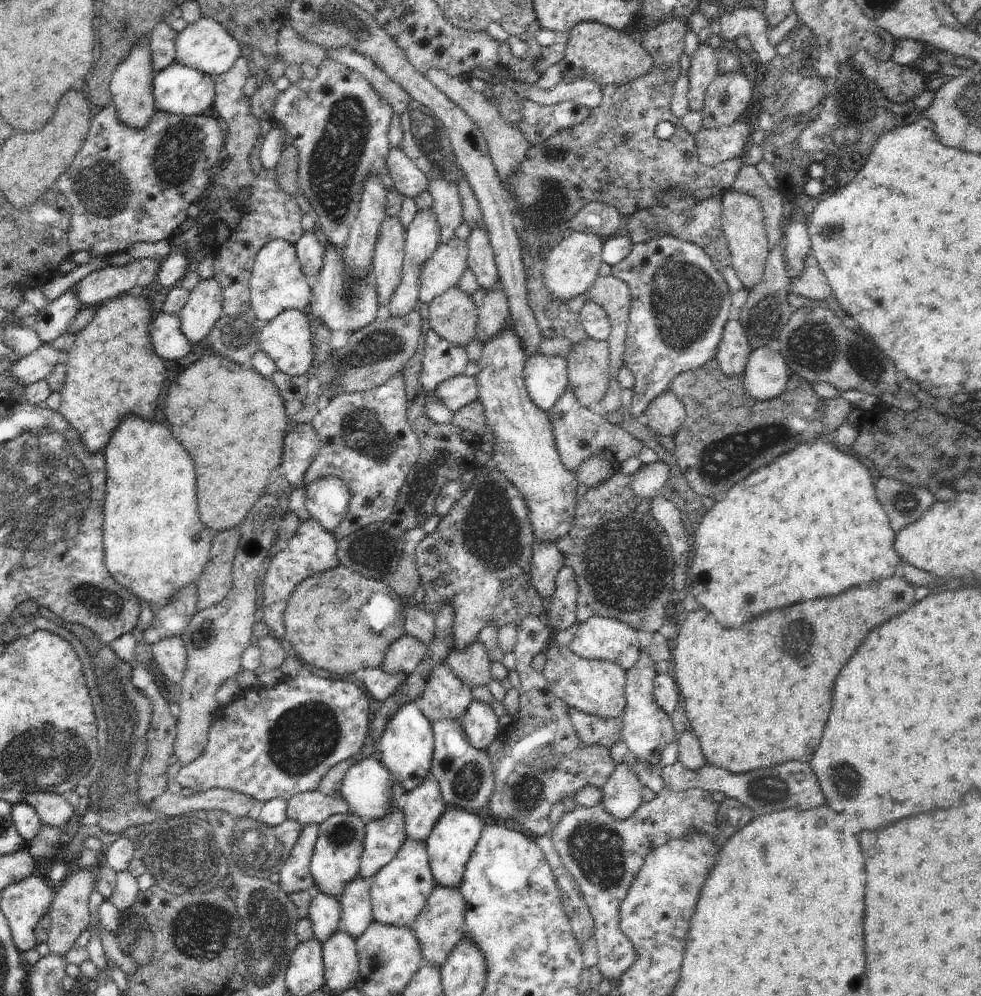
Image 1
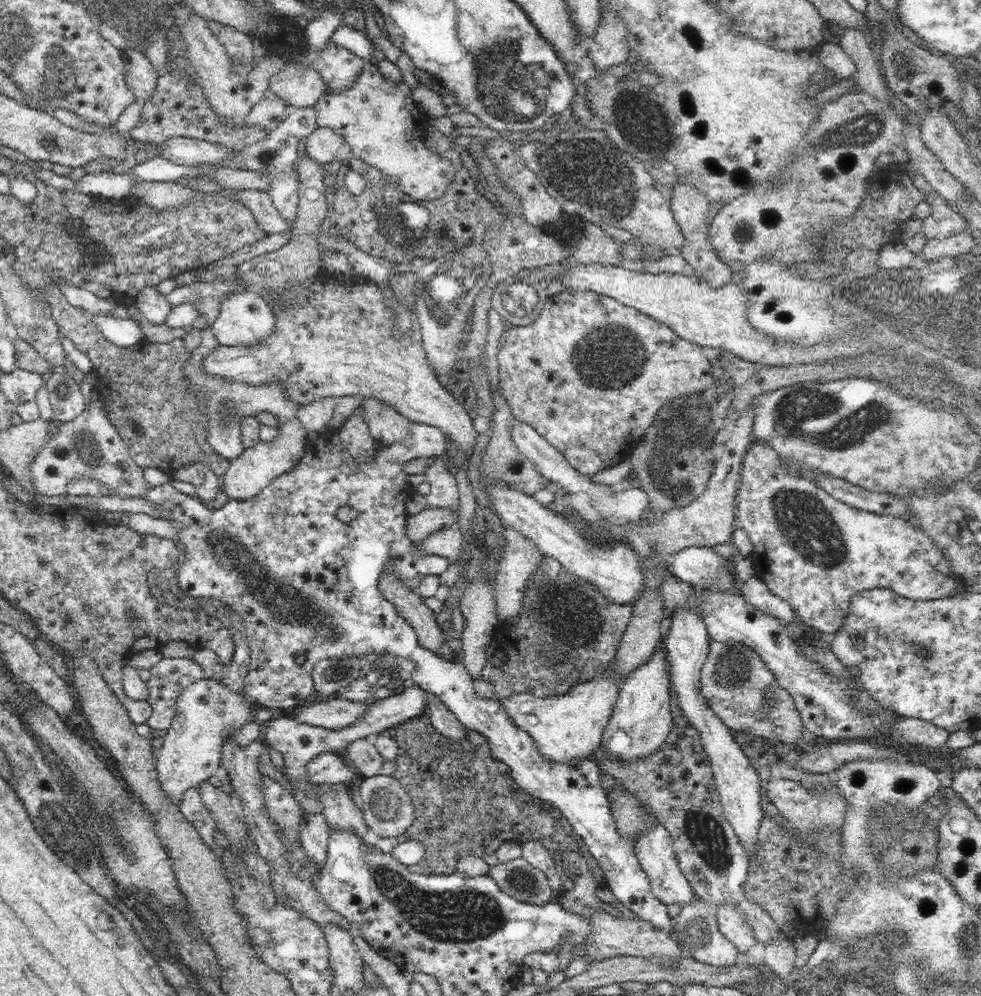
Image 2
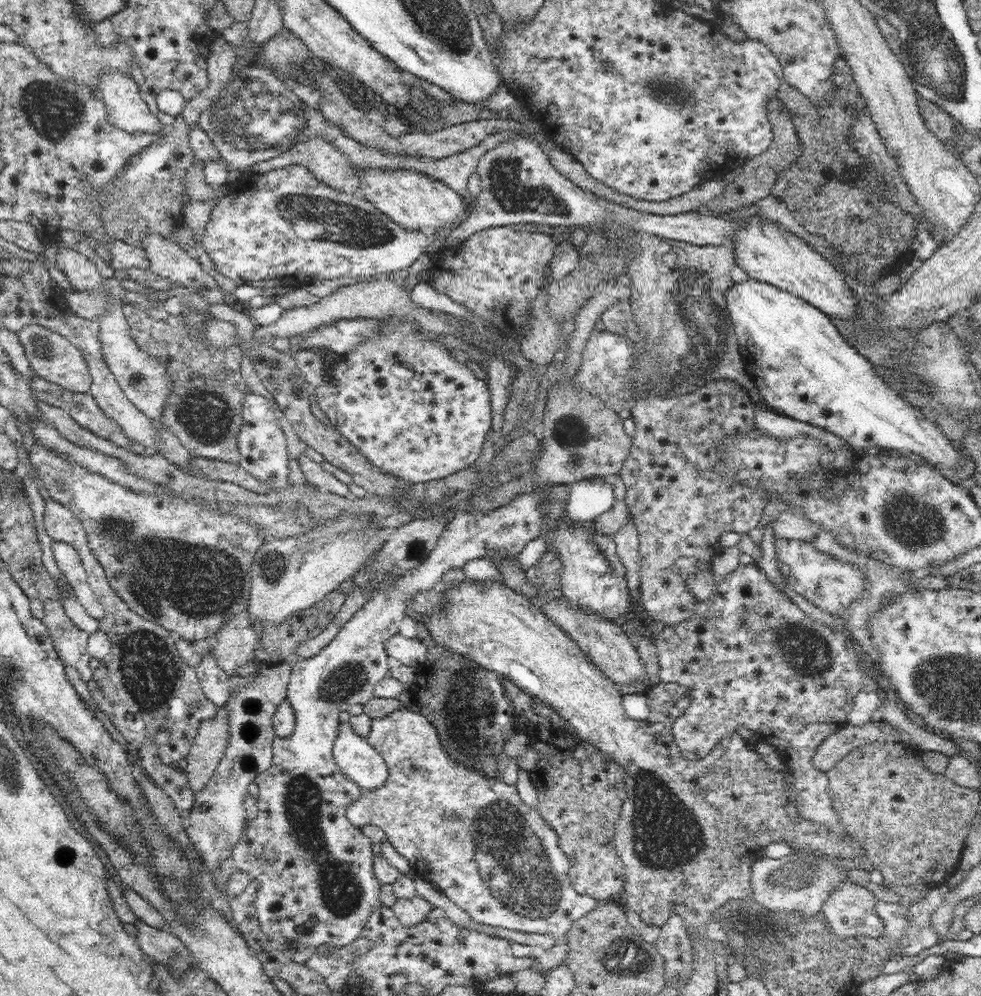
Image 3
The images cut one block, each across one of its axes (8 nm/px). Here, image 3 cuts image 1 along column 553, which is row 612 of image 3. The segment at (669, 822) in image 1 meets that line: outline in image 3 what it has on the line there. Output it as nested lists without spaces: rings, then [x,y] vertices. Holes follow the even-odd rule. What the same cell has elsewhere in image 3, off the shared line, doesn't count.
[[[778,536],[775,542],[777,560],[790,568],[791,588],[822,611],[842,618],[844,610],[848,610],[848,606],[852,606],[851,602],[859,599],[860,593],[866,588],[866,575],[860,568],[822,553],[808,542]]]

